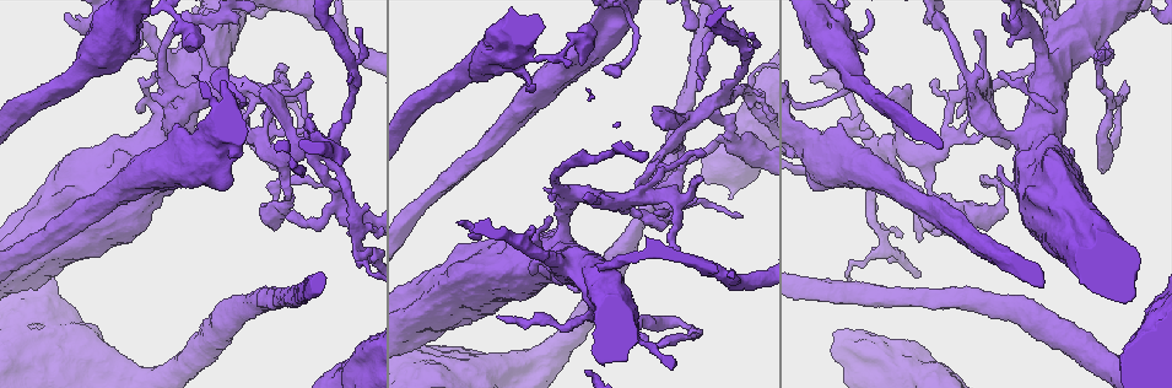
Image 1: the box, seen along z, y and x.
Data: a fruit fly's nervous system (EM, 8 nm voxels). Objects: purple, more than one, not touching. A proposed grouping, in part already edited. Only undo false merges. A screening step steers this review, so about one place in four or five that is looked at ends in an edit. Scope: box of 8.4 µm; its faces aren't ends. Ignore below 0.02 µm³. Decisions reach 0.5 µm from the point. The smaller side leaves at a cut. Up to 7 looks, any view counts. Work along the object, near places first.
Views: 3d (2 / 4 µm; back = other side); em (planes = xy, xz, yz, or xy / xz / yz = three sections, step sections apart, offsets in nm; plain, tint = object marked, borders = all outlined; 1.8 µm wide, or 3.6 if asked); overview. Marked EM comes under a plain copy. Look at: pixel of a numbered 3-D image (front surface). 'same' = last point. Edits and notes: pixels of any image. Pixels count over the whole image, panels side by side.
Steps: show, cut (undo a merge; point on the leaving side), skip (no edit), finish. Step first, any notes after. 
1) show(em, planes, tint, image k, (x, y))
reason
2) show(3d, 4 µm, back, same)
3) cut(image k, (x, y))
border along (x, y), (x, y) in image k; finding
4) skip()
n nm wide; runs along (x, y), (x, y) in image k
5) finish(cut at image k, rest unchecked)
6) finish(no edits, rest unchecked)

show(em, 3.6 µm, planes, tint, image 1, (835, 19))
calibre changes

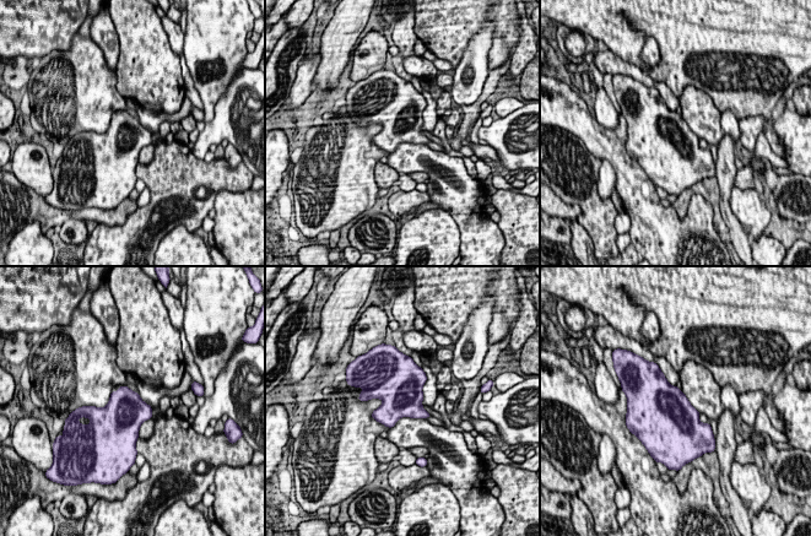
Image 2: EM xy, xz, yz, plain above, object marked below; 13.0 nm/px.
skip()
one neuron here

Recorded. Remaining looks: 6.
show(em, 3.6 µm, yz, step 4, tint, image 1, (1087, 45))
calibre changes

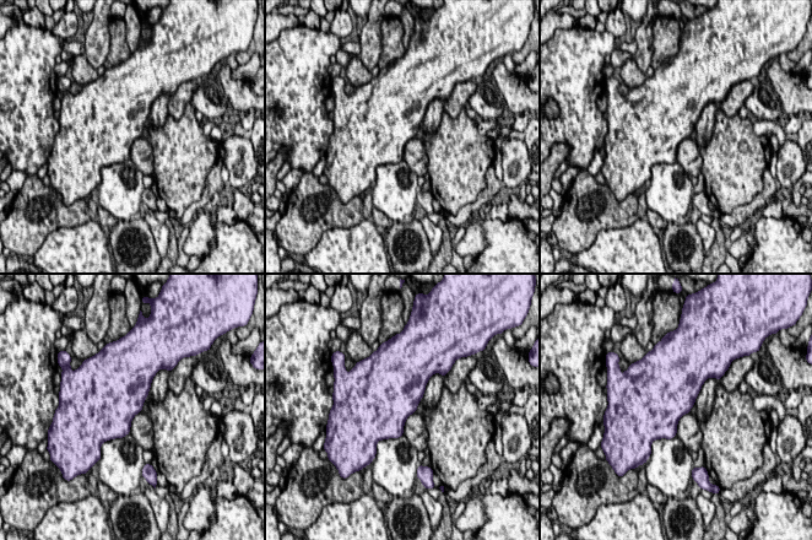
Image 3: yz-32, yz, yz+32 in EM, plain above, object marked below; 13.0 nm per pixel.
skip()
one neuron here

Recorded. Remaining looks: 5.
show(3d, 2 µm, image 1, (243, 86))
four arms meet

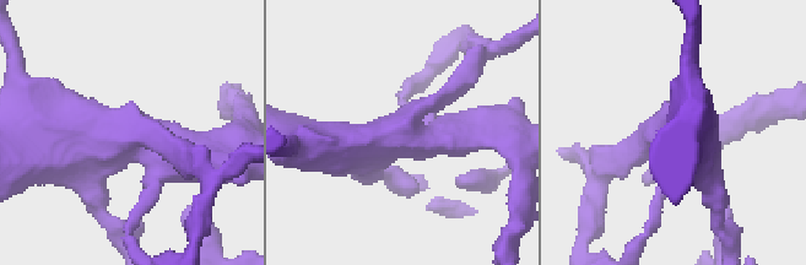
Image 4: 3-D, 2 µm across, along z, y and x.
show(em, planes, borders, image 4, (401, 137))
need the tissue

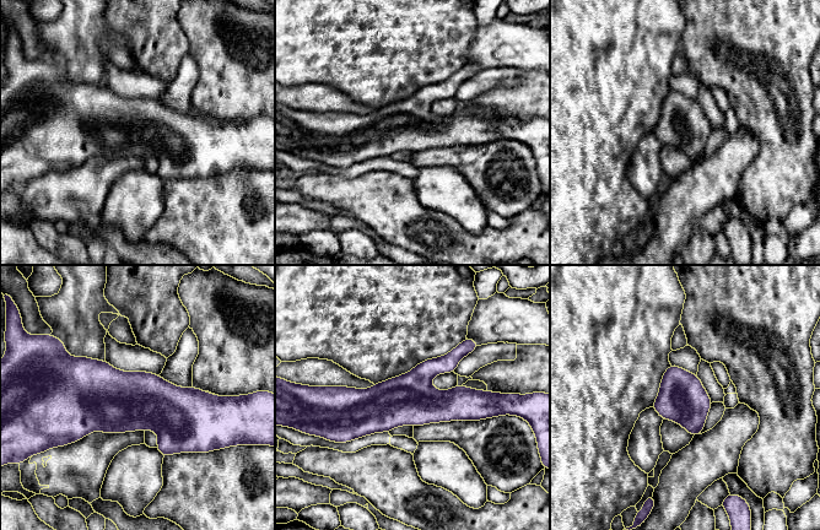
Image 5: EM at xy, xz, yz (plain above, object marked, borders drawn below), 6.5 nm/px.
skip()
300 nm wide; continuous, no second neuron

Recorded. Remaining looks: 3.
finish(no edits, rest unchecked)

